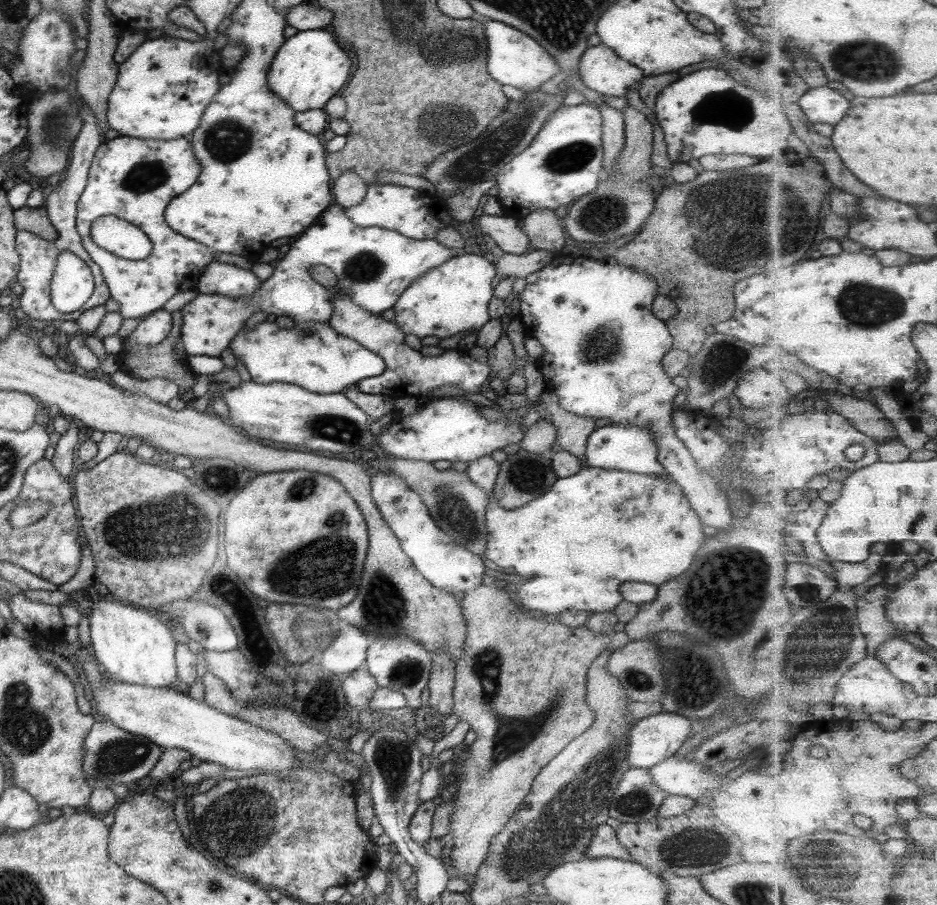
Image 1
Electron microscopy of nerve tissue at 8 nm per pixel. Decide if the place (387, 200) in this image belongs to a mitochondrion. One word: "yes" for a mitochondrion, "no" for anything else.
no

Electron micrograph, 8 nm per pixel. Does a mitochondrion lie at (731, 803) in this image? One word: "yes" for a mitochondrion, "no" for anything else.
no

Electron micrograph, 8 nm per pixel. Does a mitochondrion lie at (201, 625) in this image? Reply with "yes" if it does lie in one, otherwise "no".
yes

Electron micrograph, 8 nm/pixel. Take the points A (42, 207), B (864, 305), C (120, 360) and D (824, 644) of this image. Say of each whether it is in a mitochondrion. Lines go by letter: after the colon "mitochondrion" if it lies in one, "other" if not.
A: other
B: mitochondrion
C: other
D: mitochondrion

